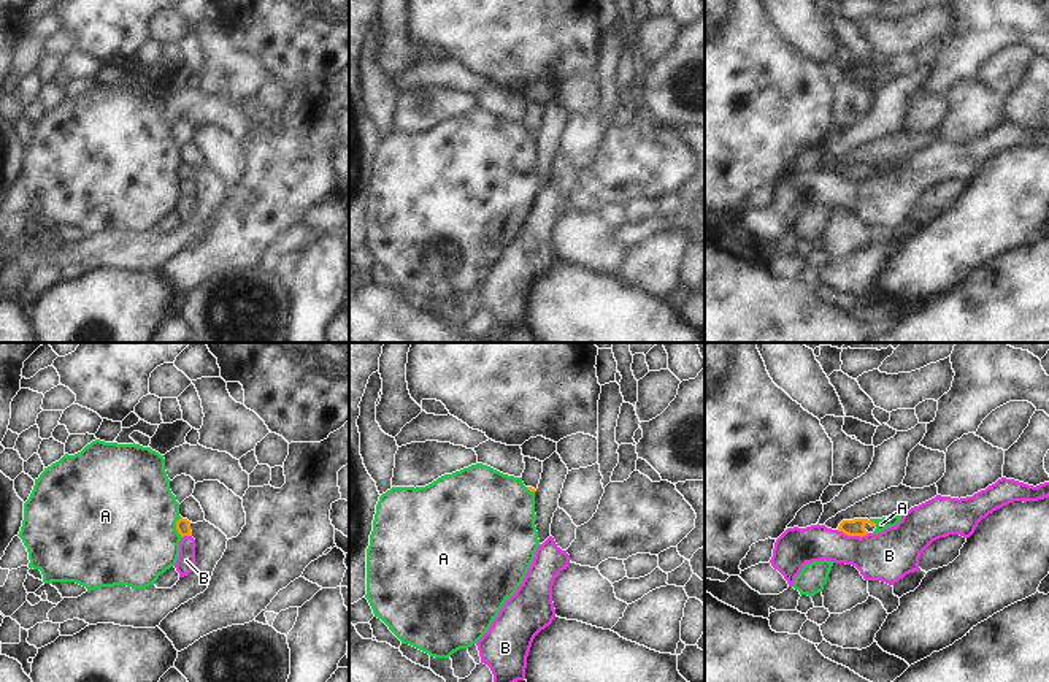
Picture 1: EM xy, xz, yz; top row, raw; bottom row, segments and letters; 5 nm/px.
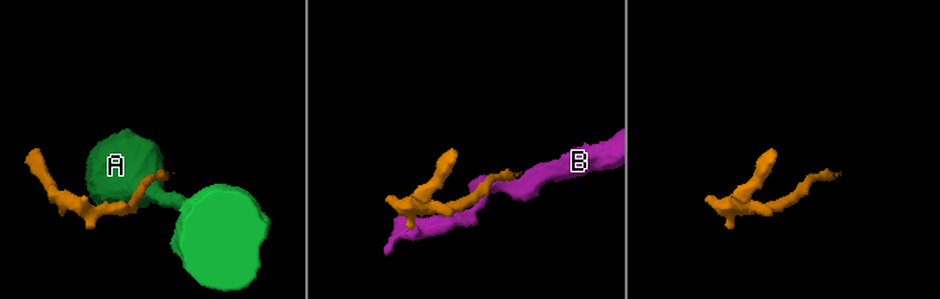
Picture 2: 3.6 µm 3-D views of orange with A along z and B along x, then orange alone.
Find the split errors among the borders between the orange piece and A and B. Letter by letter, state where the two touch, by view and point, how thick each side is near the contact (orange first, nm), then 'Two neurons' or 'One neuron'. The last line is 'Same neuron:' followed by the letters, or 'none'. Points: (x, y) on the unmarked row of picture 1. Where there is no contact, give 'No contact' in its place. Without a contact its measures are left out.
A: Touches orange at xy (176, 172). Thickness 80 nm (orange) against 500 nm. Two neurons
B: Touches orange at yz (853, 180). Thickness 90 nm (orange) against 260 nm. Two neurons
Same neuron: none.

